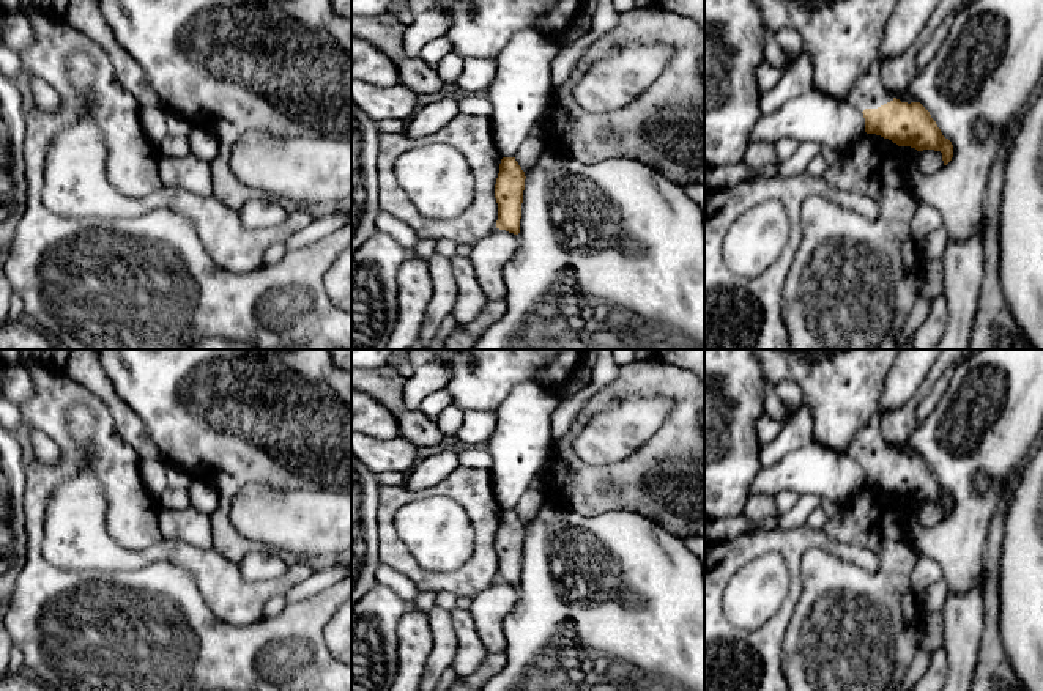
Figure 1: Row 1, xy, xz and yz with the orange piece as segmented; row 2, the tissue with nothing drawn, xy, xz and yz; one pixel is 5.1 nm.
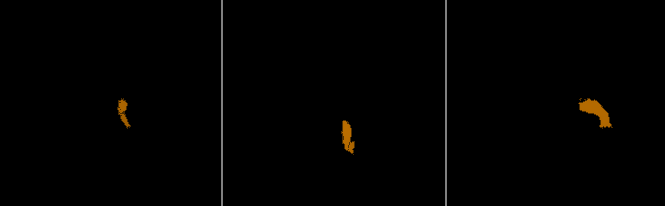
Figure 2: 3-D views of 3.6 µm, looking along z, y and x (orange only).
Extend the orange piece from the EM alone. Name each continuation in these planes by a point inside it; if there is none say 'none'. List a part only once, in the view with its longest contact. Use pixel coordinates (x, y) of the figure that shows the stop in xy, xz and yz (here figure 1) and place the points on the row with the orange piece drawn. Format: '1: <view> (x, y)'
1: yz (868, 92)

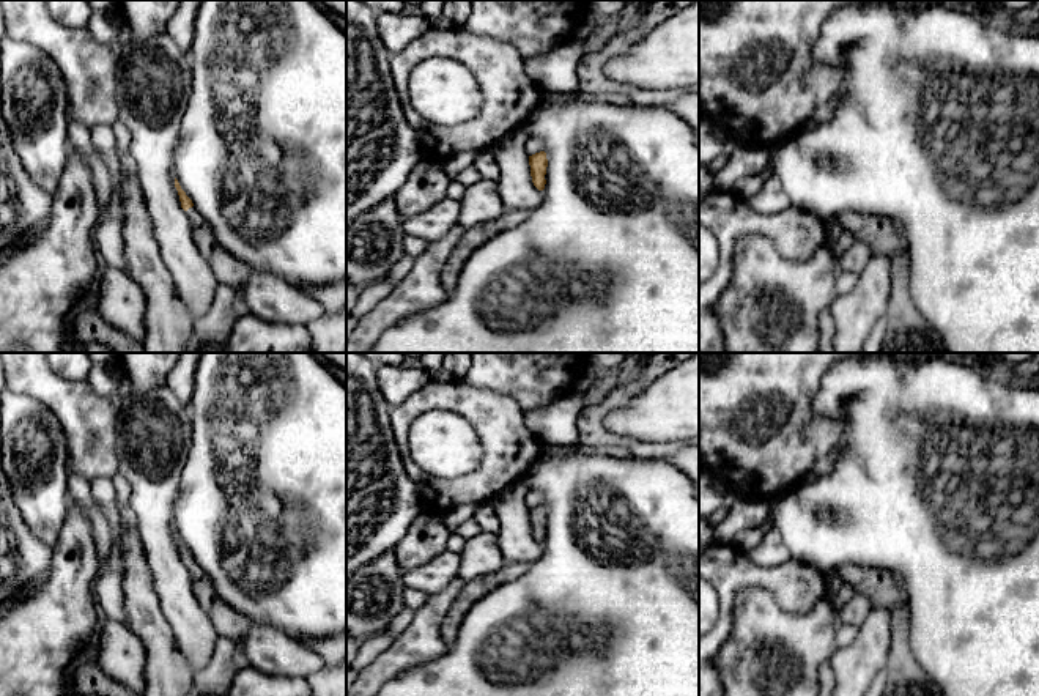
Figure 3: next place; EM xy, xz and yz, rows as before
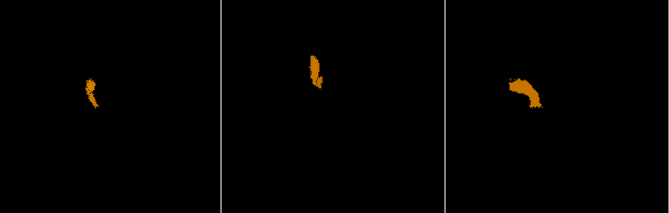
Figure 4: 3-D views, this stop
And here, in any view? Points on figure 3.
1: xy (230, 271)

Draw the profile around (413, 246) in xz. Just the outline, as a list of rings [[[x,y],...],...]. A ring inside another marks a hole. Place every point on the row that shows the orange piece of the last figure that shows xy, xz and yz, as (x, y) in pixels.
[[[406,233],[403,239],[405,254],[417,258],[427,250],[427,247],[428,247],[428,242],[425,239]]]

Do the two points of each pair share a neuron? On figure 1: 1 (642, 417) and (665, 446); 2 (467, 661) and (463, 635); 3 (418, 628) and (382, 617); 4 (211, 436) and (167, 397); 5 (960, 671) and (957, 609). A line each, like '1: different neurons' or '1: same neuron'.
1: different neurons
2: same neuron
3: different neurons
4: same neuron
5: same neuron

